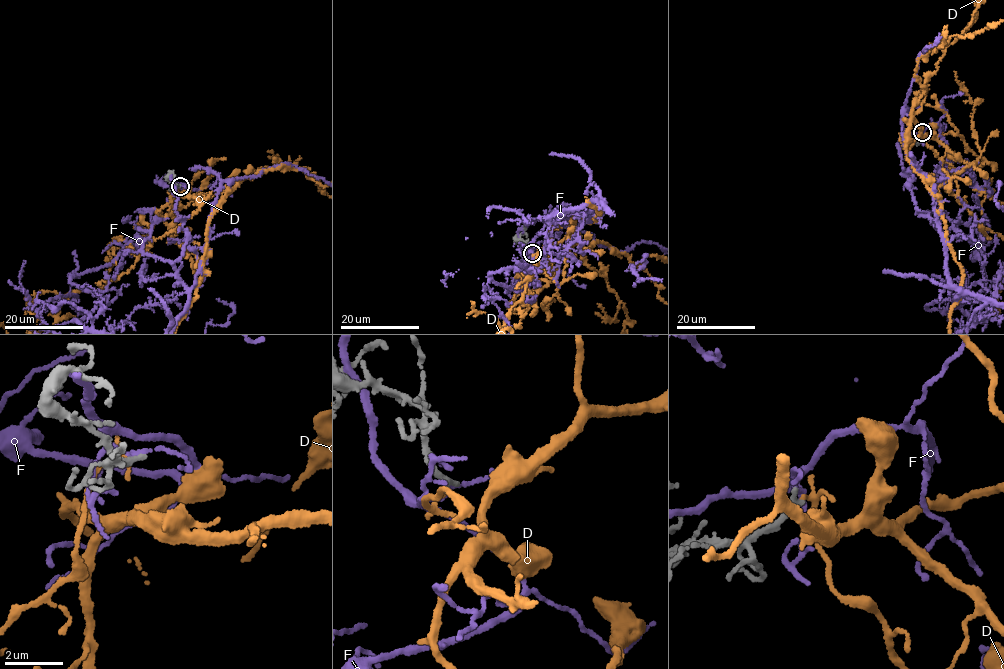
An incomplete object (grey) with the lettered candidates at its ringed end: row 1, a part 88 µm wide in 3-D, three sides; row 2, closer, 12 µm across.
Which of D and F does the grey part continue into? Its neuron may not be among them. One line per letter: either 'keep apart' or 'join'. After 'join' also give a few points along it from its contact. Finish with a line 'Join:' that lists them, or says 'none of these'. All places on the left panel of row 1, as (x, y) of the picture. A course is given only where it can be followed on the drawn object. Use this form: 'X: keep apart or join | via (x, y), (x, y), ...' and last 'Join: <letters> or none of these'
D: keep apart
F: keep apart
Join: none of these

